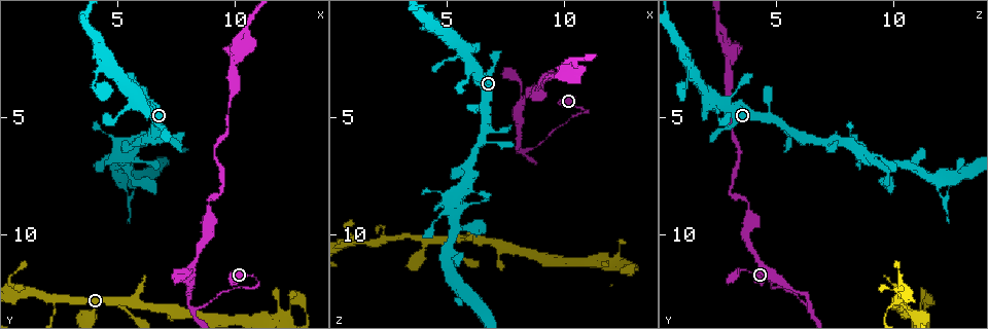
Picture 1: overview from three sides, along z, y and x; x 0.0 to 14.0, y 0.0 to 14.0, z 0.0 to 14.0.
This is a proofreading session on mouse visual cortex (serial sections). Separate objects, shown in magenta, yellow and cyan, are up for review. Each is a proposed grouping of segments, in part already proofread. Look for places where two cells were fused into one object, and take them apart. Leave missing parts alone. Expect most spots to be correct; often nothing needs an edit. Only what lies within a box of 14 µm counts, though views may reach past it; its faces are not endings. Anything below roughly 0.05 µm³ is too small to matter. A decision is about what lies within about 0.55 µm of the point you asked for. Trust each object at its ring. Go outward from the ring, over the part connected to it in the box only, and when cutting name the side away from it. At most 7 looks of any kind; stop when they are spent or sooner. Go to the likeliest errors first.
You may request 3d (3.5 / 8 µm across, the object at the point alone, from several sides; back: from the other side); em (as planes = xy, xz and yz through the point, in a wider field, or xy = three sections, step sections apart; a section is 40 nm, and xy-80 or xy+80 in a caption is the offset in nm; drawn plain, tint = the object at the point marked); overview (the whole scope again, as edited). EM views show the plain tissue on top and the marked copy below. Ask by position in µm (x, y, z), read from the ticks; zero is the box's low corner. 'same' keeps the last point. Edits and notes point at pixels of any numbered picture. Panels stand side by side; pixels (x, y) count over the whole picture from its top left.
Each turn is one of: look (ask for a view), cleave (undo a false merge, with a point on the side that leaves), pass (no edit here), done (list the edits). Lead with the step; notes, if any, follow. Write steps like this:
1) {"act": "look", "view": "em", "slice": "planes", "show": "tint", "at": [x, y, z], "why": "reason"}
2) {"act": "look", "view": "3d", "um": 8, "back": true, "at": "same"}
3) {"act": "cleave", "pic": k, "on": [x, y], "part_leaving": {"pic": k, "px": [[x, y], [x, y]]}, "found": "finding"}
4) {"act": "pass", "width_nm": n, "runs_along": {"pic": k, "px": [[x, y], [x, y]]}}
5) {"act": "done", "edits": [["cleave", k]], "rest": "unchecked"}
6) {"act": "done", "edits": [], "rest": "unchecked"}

{"act": "look", "view": "3d", "um": 3.5, "at": [11.0, 12.1, 4.8], "why": "sharp bend"}

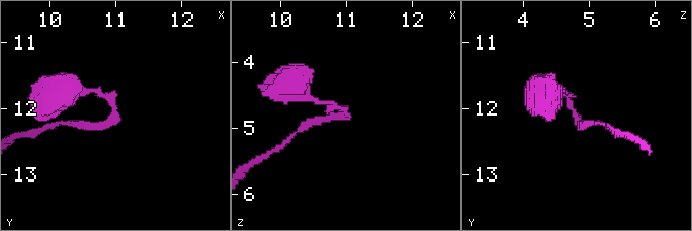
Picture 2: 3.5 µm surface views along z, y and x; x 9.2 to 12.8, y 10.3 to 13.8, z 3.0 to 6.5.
{"act": "look", "view": "em", "slice": "xy", "step": 3, "show": "tint", "at": [11.00, 12.10, 4.80], "arm_widths_nm": [150, 200]}

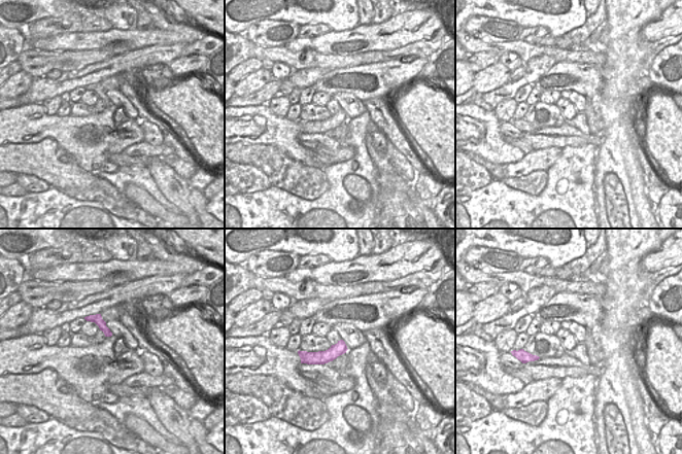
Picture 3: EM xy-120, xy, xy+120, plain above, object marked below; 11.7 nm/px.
{"act": "look", "view": "em", "slice": "planes", "show": "tint", "at": "same"}

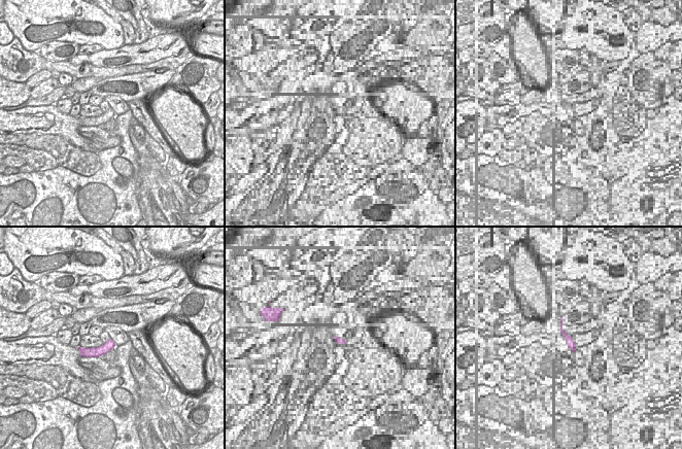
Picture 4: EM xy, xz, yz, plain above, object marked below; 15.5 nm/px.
{"act": "pass", "runs_along": {"pic": 2, "px": [[549, 91], [567, 97], [580, 126], [601, 123]]}, "found": "all the same cell"}

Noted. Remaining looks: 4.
{"act": "look", "view": "3d", "um": 3.5, "at": [2.3, 12.8, 10.2], "why": "arms part here"}

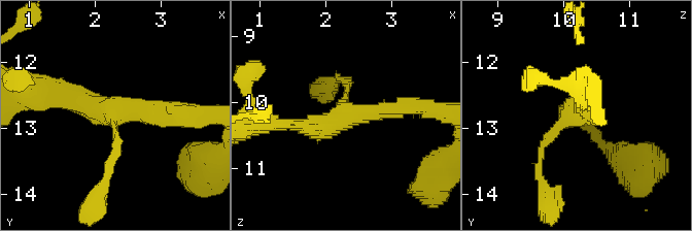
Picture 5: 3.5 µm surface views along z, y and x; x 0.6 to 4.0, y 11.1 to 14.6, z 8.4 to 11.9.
{"act": "look", "view": "em", "slice": "xy", "step": 2, "show": "tint", "at": [2.35, 12.65, 10.20]}

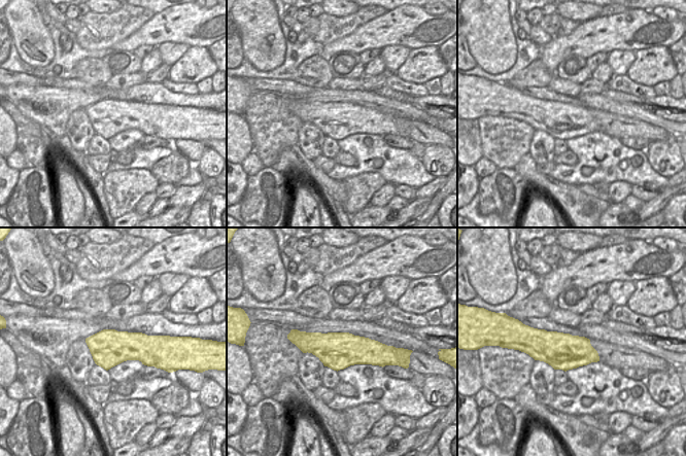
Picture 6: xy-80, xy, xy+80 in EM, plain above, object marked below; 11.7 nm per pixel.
{"act": "pass", "arms": 3, "runs_along": {"pic": 5, "px": [[186, 114], [98, 108], [54, 92]]}, "found": "continuous, no second cell"}

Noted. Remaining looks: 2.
{"act": "look", "view": "3d", "um": 3.5, "at": [8.3, 13.1, 6.5]}

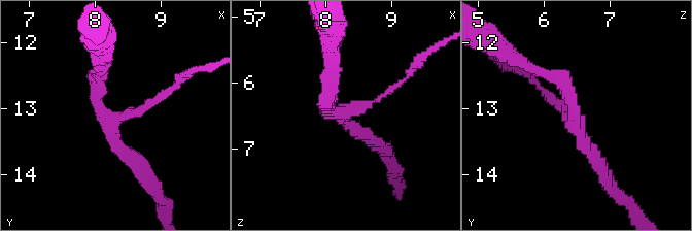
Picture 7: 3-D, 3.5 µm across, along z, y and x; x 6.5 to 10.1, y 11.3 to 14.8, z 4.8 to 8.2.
{"act": "look", "view": "em", "slice": "xy", "step": 1, "show": "tint", "at": [8.30, 13.15, 6.45], "arms": 3, "arm_widths_nm": [100, 200, 200], "why": "need the tissue"}

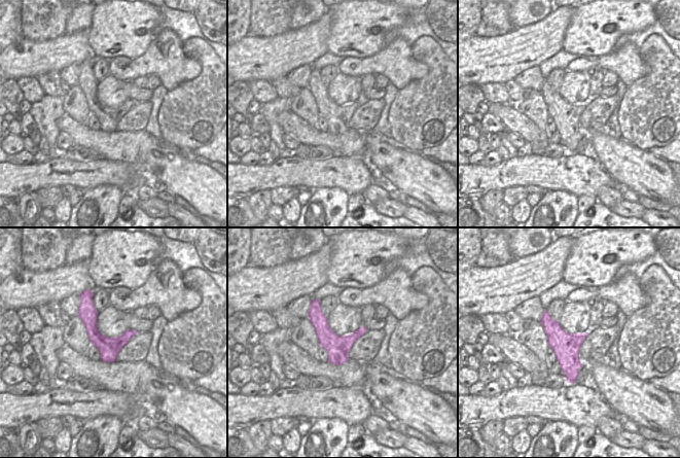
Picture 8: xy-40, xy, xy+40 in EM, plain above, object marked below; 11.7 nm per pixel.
{"act": "pass", "runs_along": {"pic": 7, "px": [[167, 92], [107, 120], [98, 72]]}, "found": "one cell here"}

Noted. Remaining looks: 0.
{"act": "done", "edits": [], "rest": "unchecked"}

